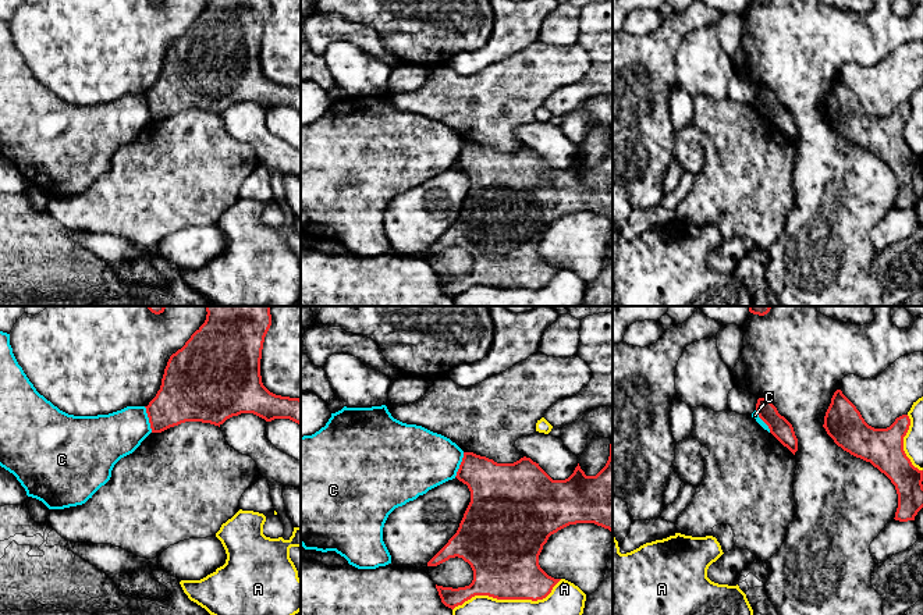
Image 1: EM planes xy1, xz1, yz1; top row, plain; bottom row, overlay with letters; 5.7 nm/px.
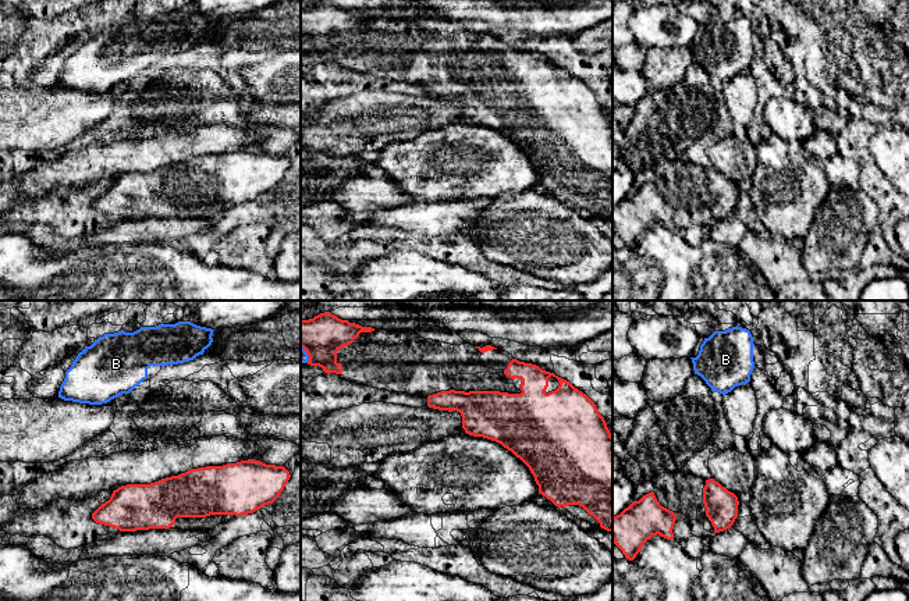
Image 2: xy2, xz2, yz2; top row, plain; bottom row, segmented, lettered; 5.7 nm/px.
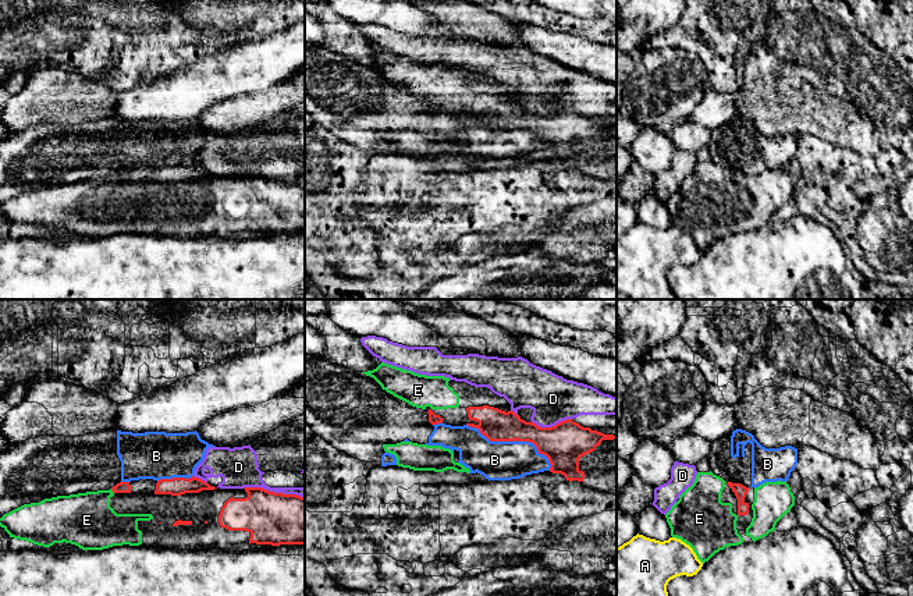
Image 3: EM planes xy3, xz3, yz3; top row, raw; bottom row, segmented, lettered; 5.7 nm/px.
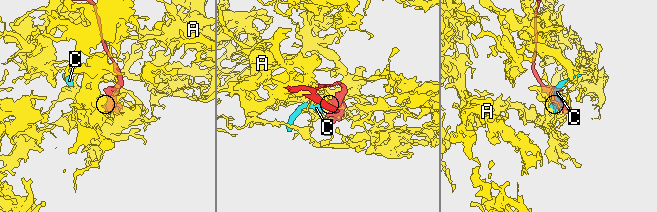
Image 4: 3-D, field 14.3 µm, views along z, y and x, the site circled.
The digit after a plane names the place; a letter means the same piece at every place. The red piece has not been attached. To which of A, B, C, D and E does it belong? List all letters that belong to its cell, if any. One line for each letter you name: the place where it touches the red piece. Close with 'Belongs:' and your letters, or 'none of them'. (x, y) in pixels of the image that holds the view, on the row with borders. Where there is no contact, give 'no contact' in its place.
E: xy3 (113, 492)
Belongs: E

